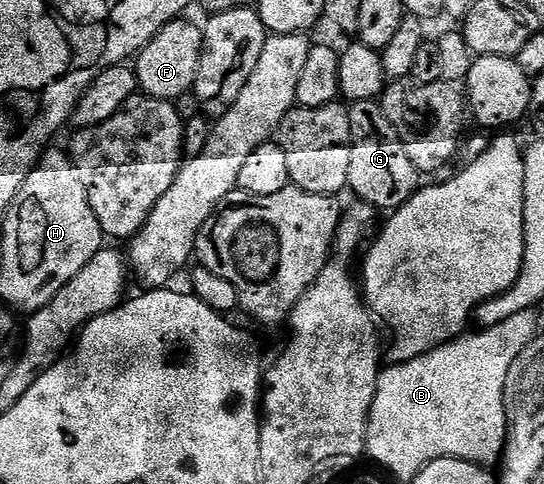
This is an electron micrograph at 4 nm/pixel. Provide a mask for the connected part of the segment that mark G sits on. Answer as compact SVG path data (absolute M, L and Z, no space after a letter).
M379 101L353 102L348 106L350 116L350 132L352 133L352 151L350 152L350 176L347 189L357 194L359 201L365 206L374 206L377 211L391 212L402 204L409 202L422 186L422 175L414 168L414 160L406 156L406 148L400 142L396 129L384 115L384 107Z

